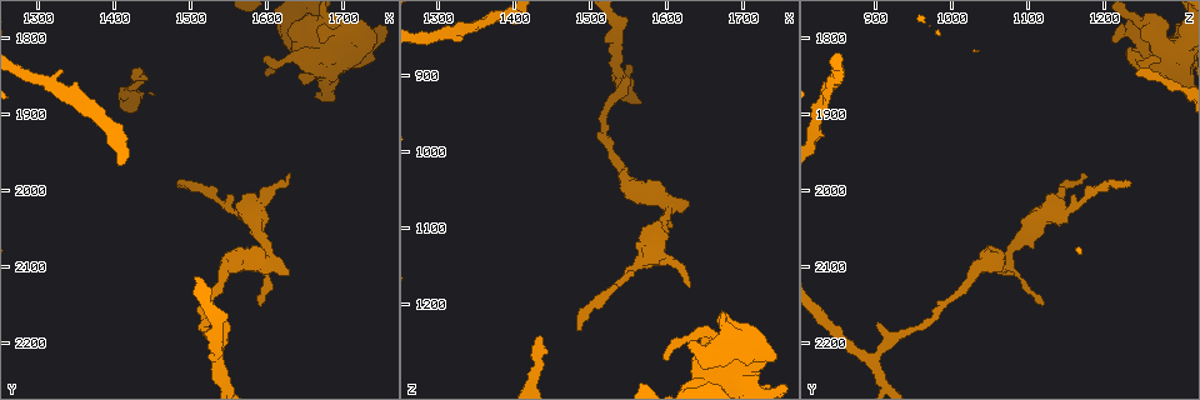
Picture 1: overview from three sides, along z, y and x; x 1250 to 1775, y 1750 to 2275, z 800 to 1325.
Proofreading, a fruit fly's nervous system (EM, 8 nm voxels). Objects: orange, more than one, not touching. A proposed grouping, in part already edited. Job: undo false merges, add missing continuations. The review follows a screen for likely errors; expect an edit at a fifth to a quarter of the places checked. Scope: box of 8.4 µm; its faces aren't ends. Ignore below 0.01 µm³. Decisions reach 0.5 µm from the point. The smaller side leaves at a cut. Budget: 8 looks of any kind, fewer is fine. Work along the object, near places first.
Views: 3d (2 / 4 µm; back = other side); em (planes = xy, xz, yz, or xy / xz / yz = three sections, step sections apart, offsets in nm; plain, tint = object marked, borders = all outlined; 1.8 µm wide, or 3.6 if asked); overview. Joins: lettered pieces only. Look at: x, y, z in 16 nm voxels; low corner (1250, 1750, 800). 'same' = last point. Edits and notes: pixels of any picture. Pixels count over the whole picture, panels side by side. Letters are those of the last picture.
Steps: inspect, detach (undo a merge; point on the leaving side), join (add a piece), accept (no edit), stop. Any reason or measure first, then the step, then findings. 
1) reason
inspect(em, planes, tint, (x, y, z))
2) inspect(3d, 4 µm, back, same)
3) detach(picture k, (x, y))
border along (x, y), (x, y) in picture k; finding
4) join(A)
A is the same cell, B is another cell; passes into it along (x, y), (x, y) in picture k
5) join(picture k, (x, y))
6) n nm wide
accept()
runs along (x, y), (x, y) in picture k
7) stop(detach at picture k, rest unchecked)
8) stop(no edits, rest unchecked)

end of a long branch
inspect(3d, 2 µm, (1435, 1850, 1245))

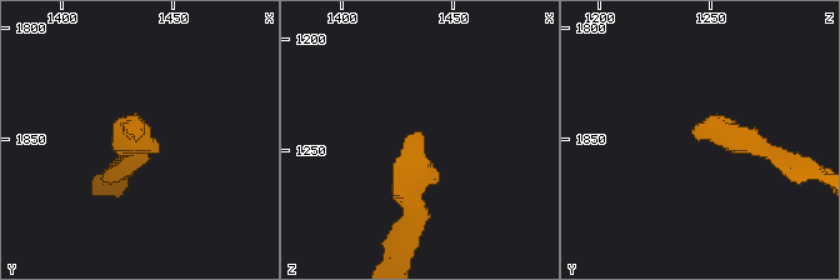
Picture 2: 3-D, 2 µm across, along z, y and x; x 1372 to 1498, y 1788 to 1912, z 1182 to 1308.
need the tissue
inspect(em, xy, step 4, tint, (1435, 1847, 1242))

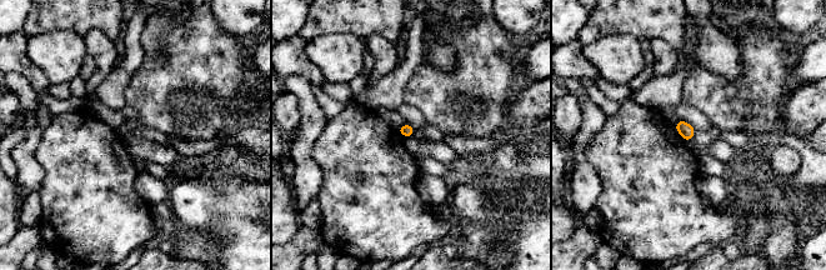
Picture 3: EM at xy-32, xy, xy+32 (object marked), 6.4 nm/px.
inspect(em, planes, borders, same)

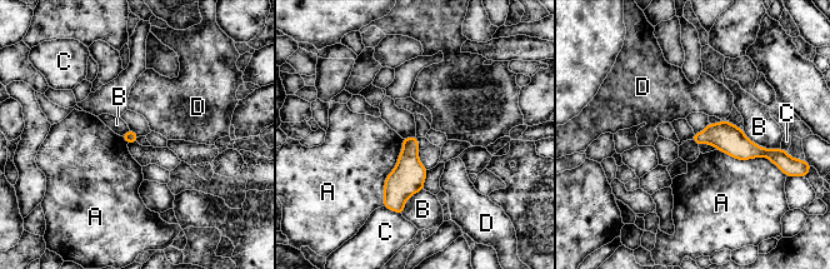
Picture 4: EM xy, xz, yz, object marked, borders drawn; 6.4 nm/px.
A touches over 460 nm
accept()
A, B, C and D are other cells; none of them fits

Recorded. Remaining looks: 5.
inspect(em, planes, plain, (1595, 1830, 1275))

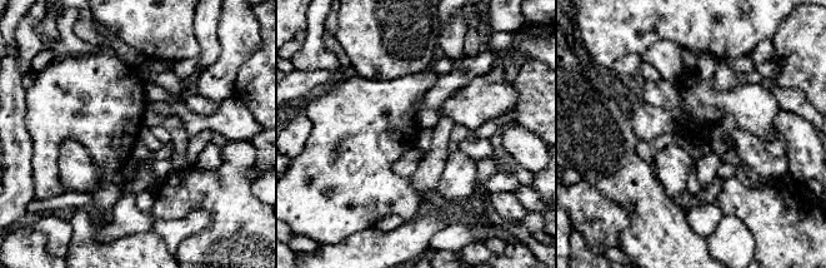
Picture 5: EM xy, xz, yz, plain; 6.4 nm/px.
inspect(em, planes, borders, same)

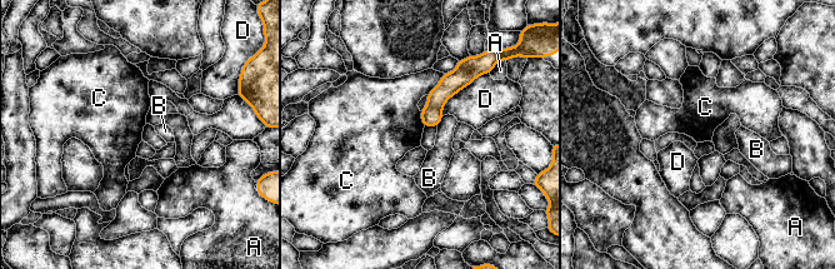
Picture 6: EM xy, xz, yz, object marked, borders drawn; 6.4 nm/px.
D touches over 380 nm
accept()
A, B, C and D are other cells; runs along (468, 75), (436, 100), (426, 123) in picture 6; no lettered piece goes on from it

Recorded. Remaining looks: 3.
an open end
inspect(3d, 4 µm, (1480, 1995, 1235))

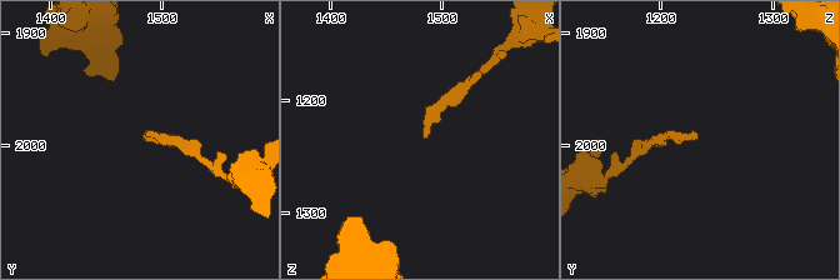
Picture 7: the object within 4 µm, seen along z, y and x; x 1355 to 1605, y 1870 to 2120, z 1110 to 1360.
need the tissue
inspect(em, yz, step 4, borders, (1484, 1994, 1232))

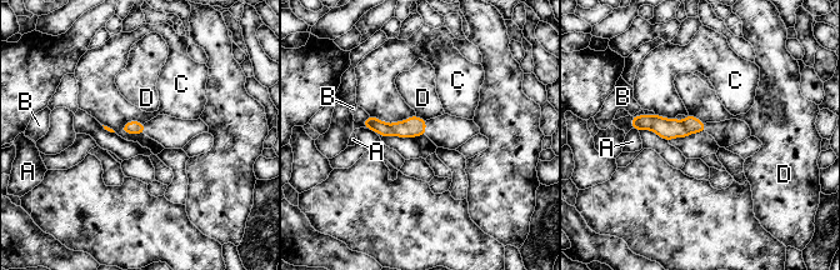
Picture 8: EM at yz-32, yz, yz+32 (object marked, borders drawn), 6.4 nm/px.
cut it another way
inspect(em, planes, borders, same)

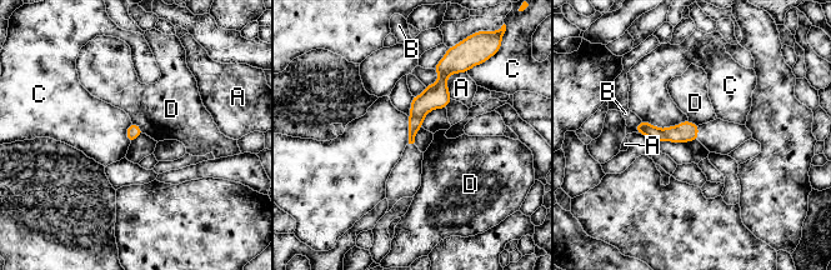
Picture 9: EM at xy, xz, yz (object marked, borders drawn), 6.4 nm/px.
accept()
A, B, C and D are other cells; runs along (439, 69), (411, 139) in picture 9; no lettered piece goes on from it

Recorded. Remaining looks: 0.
stop(no edits, rest unchecked)

